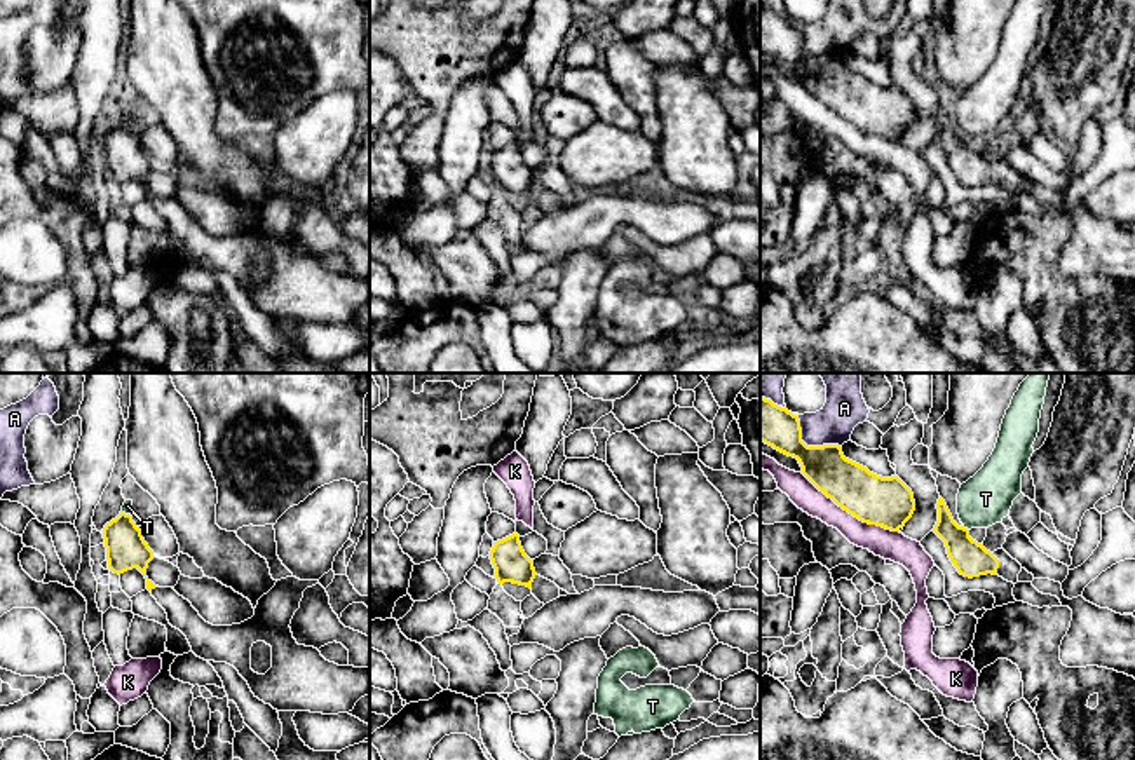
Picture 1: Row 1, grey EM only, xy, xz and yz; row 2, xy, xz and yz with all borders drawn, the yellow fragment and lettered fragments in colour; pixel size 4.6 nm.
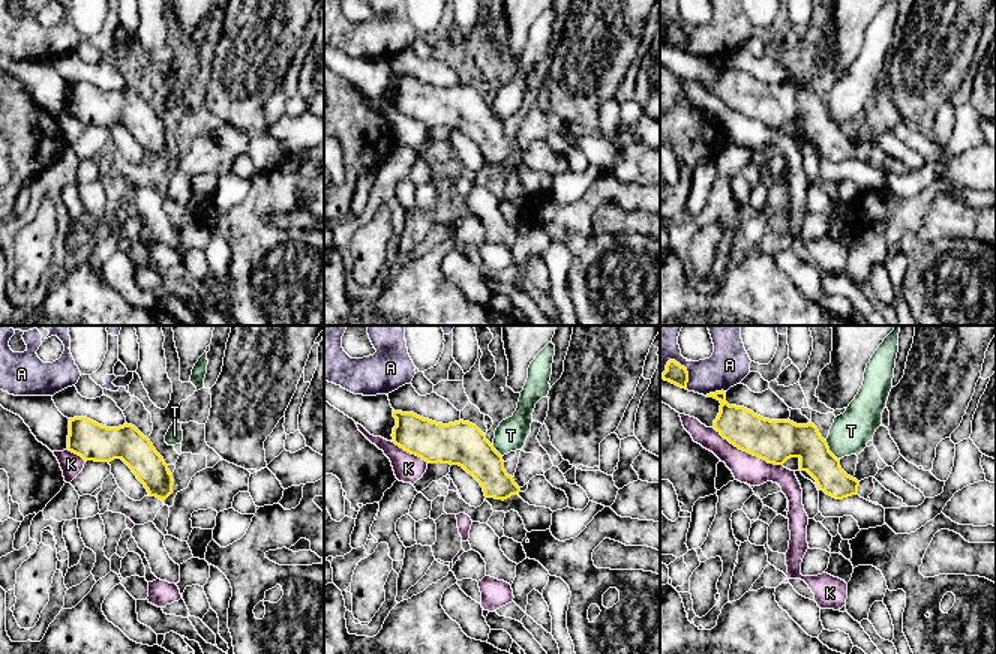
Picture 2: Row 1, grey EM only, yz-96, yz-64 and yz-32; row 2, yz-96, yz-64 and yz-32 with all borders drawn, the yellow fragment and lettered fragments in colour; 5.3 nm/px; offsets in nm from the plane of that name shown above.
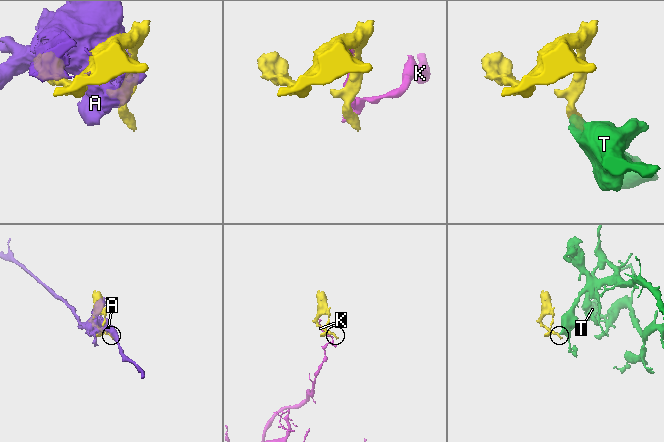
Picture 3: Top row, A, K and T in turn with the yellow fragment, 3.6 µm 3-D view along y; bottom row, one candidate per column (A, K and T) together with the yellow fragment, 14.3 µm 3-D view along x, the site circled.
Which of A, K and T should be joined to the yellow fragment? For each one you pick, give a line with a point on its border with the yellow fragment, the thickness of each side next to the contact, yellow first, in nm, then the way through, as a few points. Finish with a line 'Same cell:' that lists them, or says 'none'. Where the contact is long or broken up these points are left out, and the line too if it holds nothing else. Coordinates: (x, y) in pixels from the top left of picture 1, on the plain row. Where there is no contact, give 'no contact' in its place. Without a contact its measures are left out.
Same cell: none

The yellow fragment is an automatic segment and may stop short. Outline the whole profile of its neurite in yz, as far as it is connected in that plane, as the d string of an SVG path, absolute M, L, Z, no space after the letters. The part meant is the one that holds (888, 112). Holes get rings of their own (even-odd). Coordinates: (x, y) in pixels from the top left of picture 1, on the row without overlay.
M760 7L760 51L793 66L802 84L839 117L863 132L898 141L912 127L912 99L898 87L882 87L849 70L839 54L807 56L797 24Z

